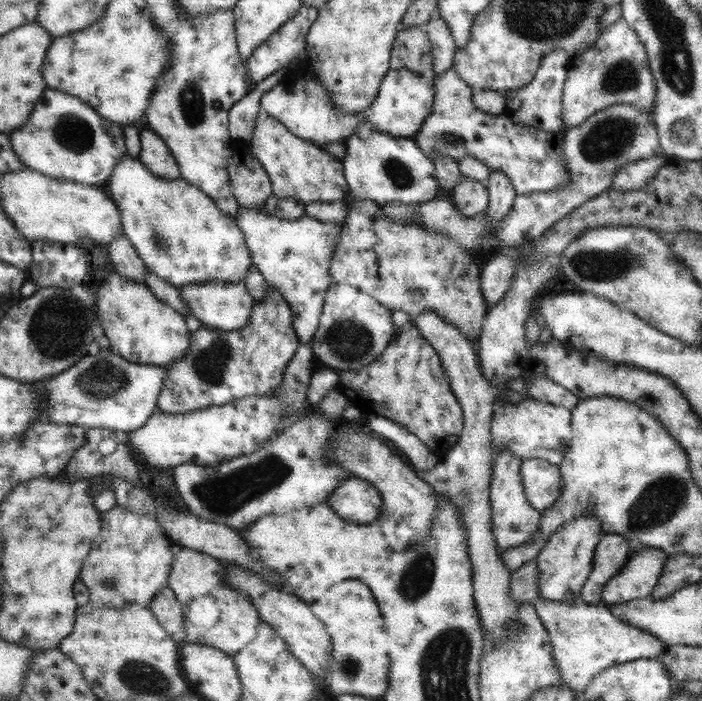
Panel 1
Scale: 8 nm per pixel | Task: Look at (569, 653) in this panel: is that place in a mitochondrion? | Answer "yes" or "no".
no

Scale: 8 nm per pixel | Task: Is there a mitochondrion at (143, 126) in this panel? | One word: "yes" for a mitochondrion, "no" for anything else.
no

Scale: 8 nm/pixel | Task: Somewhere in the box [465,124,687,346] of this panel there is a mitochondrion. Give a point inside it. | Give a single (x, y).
(594, 266)

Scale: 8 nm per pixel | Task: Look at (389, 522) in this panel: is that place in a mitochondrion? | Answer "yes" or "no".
no

